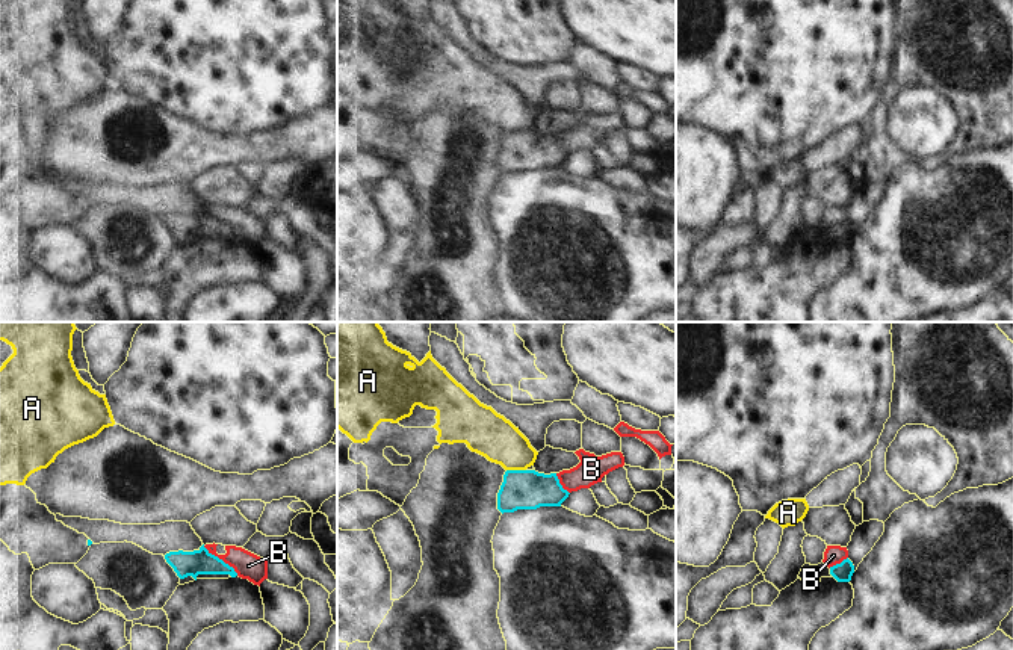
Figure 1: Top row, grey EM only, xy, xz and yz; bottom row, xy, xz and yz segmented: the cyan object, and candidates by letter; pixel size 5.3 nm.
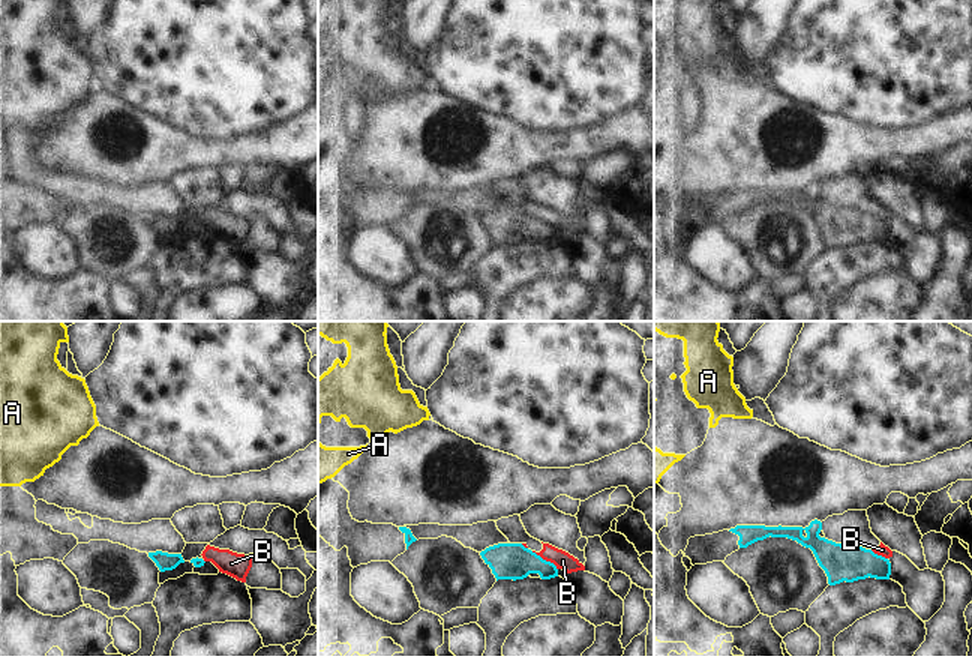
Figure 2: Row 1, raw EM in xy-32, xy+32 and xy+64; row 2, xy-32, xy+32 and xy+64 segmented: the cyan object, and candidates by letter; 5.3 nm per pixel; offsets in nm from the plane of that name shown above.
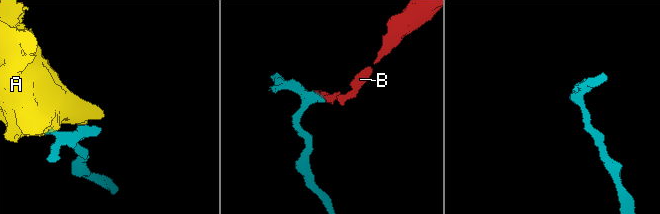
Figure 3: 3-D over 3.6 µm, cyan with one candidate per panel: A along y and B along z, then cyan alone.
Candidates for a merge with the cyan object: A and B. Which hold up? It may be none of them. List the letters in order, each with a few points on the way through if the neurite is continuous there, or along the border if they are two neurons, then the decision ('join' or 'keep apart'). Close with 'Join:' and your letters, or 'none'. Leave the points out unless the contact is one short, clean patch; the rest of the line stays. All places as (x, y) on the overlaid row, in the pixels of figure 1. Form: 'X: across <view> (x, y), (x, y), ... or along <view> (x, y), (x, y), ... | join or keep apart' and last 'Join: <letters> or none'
A: keep apart
B: along xy (203, 546), (227, 563), (238, 575) | keep apart
Join: none

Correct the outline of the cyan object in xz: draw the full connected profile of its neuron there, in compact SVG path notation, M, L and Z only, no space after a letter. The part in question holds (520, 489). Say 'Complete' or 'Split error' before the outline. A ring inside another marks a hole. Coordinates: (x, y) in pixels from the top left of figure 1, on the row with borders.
Complete. M506 470L497 493L497 509L503 514L540 506L561 506L568 494L559 484L556 473Z

